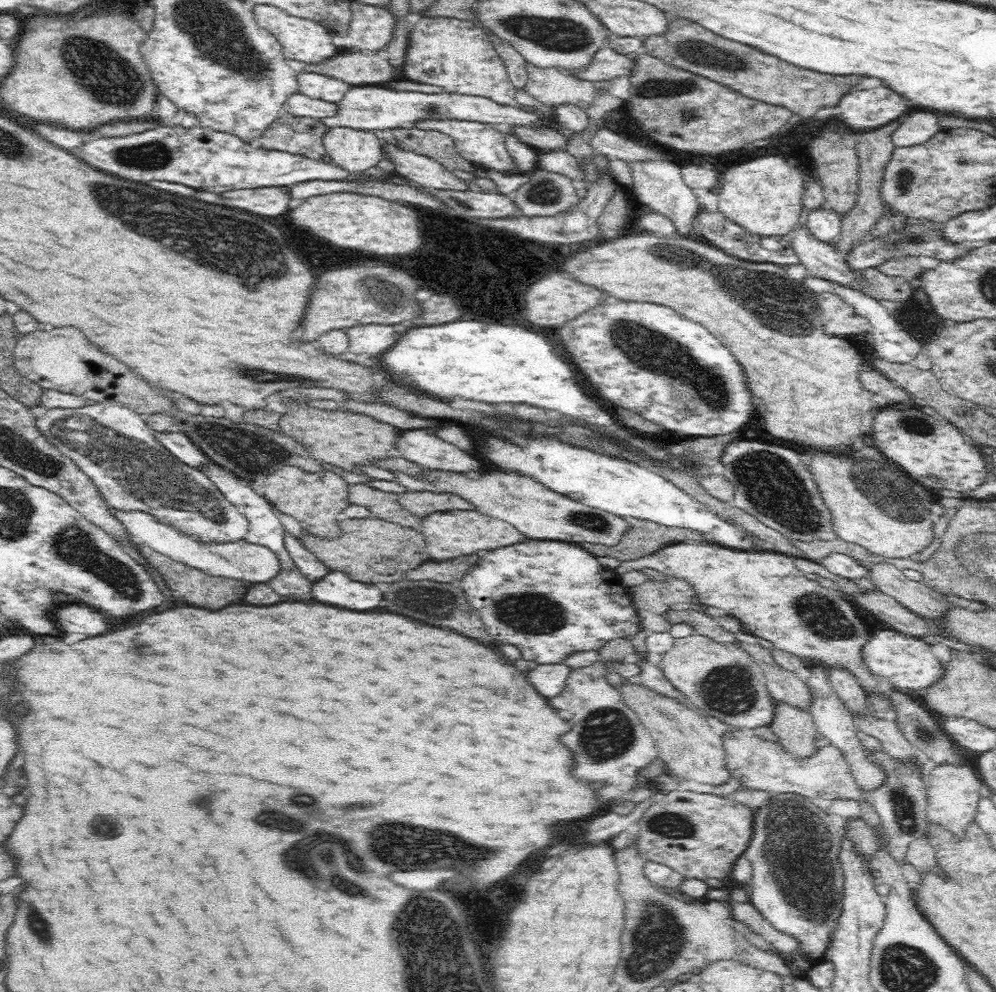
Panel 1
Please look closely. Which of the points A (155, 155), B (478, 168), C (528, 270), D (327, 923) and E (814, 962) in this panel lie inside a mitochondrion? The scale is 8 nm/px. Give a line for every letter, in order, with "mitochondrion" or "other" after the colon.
A: mitochondrion
B: other
C: other
D: other
E: other

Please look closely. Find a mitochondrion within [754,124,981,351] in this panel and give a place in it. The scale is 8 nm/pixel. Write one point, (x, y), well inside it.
(924, 320)

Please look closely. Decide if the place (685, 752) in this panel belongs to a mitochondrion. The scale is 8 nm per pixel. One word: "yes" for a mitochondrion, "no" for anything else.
no

